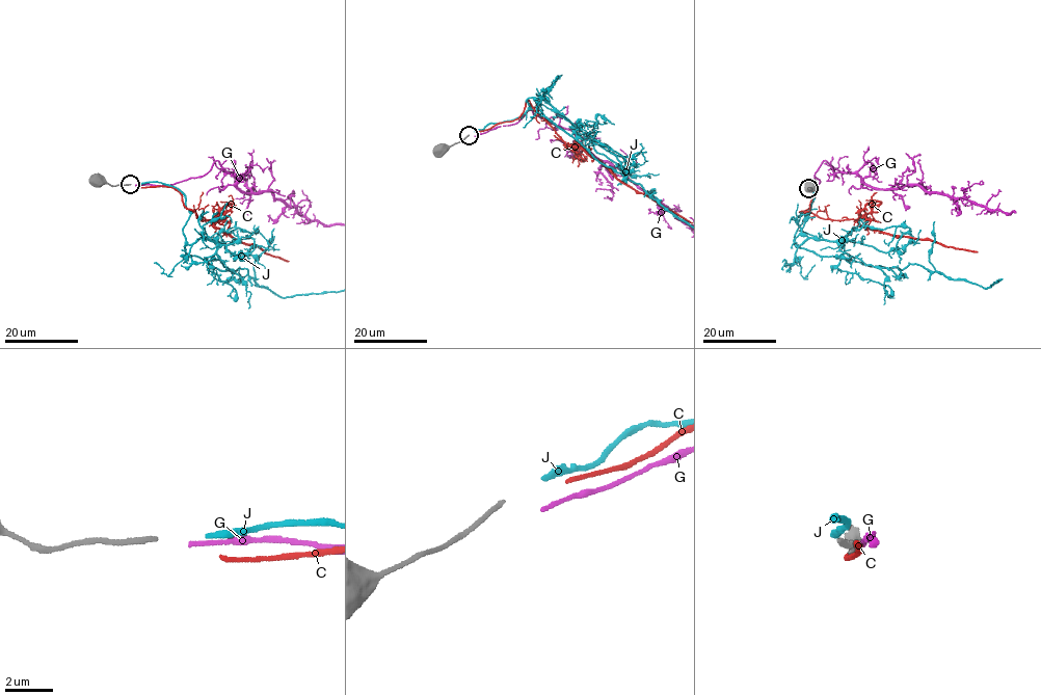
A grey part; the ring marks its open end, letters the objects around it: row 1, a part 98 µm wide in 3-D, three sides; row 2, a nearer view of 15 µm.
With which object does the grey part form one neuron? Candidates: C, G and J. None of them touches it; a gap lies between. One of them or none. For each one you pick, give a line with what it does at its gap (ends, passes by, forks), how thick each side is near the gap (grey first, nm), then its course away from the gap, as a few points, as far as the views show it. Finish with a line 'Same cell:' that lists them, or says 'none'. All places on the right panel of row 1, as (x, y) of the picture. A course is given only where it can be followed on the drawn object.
J: it ends | 190/240 nm
Same cell: J

